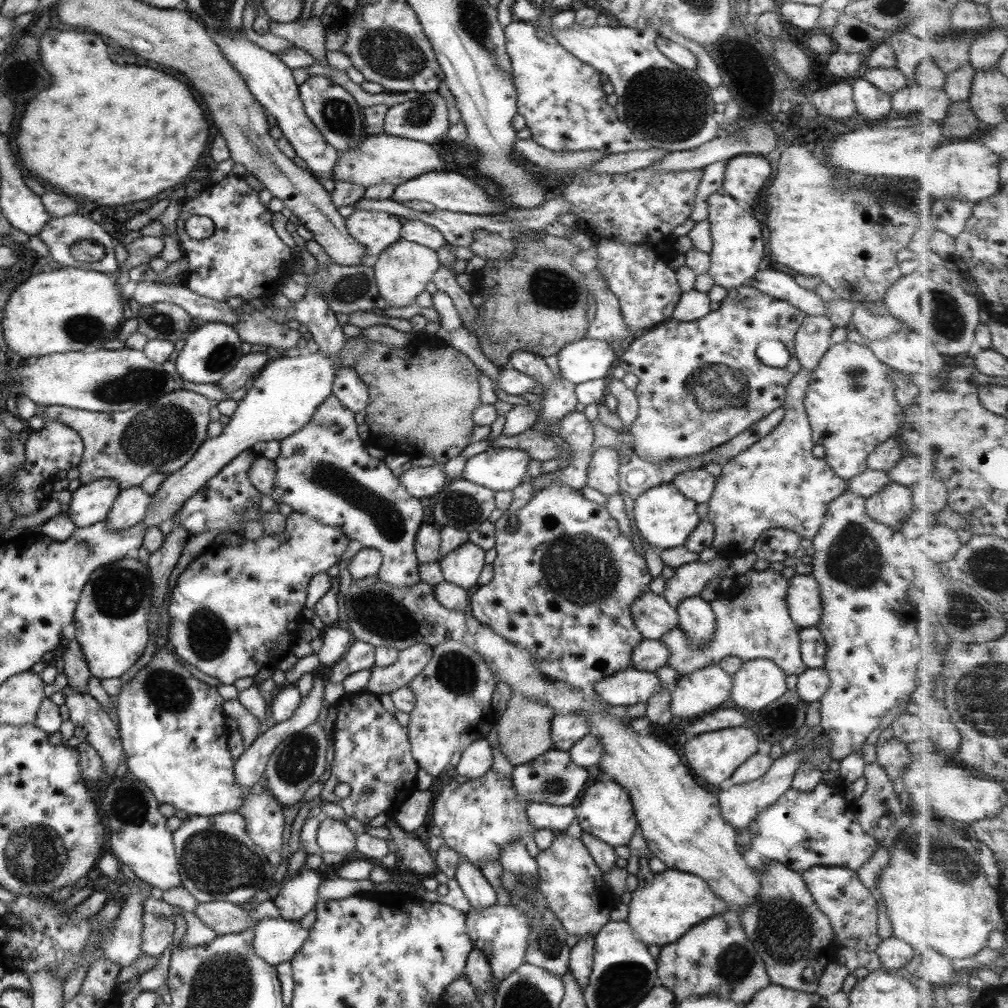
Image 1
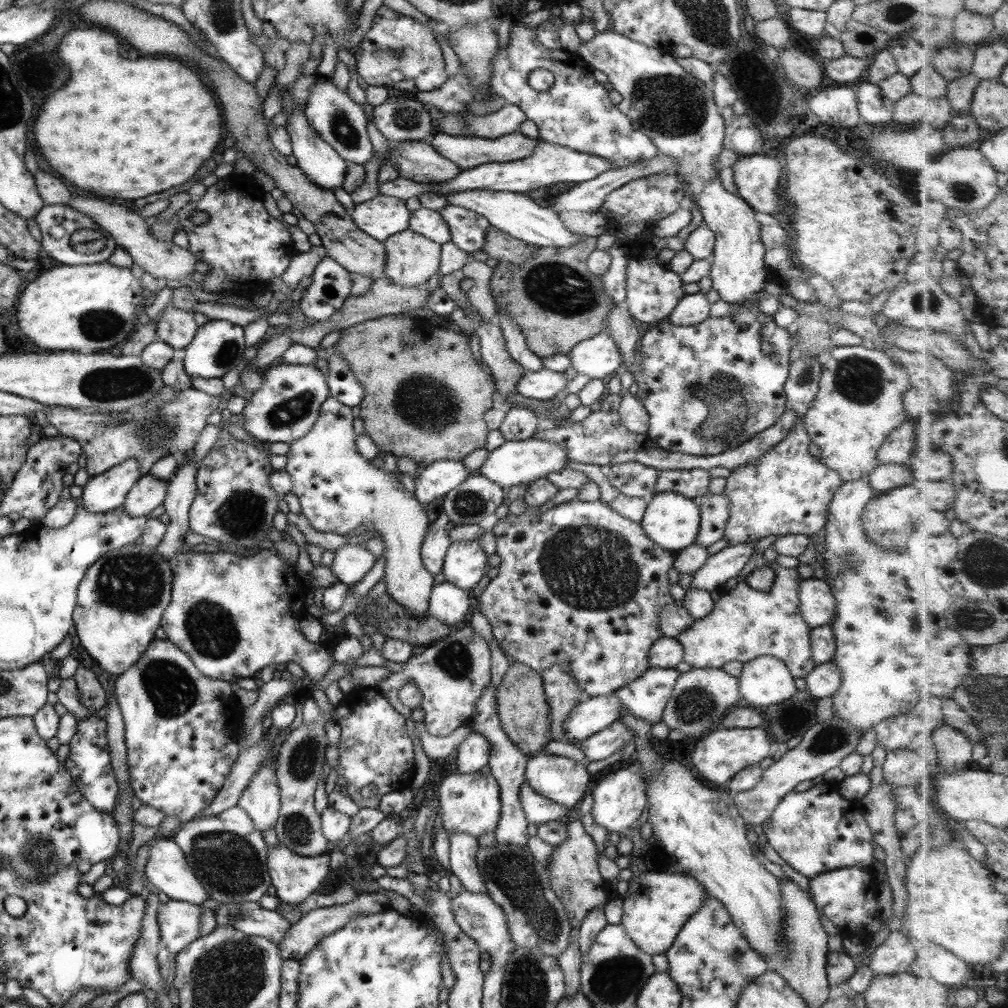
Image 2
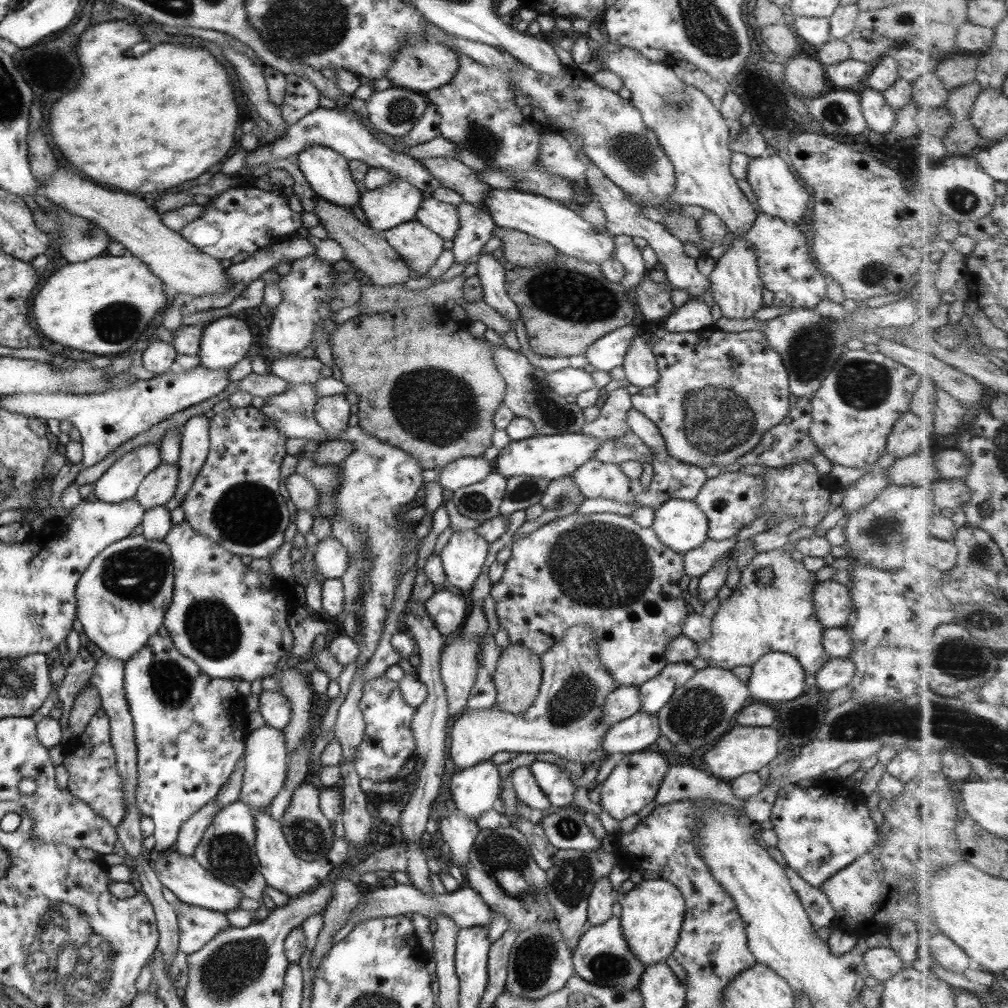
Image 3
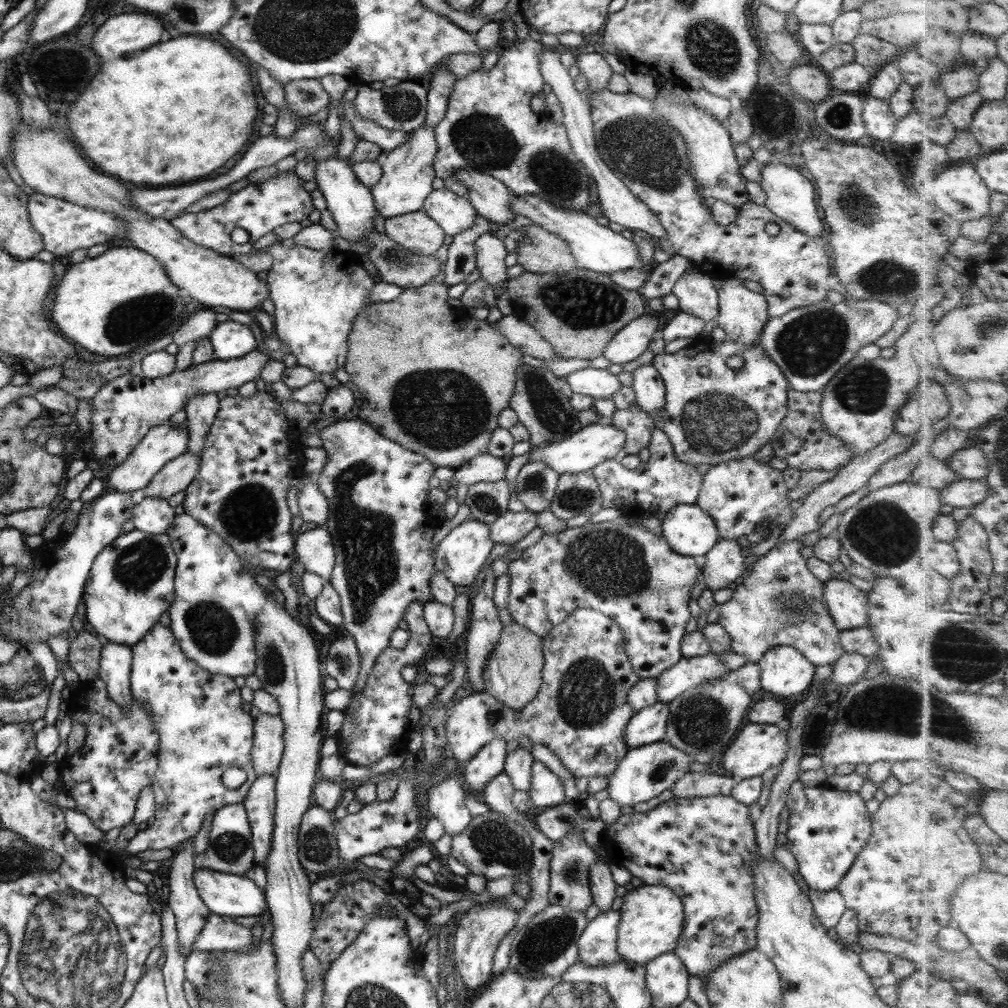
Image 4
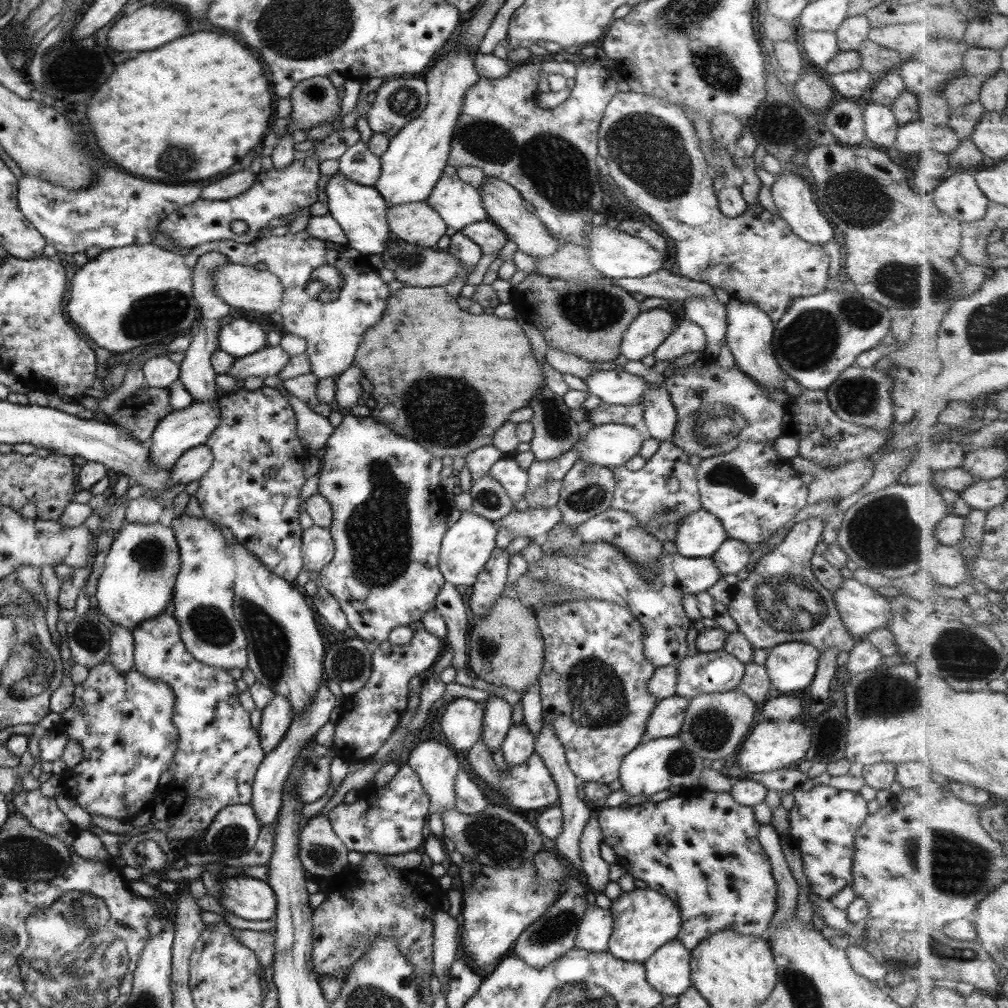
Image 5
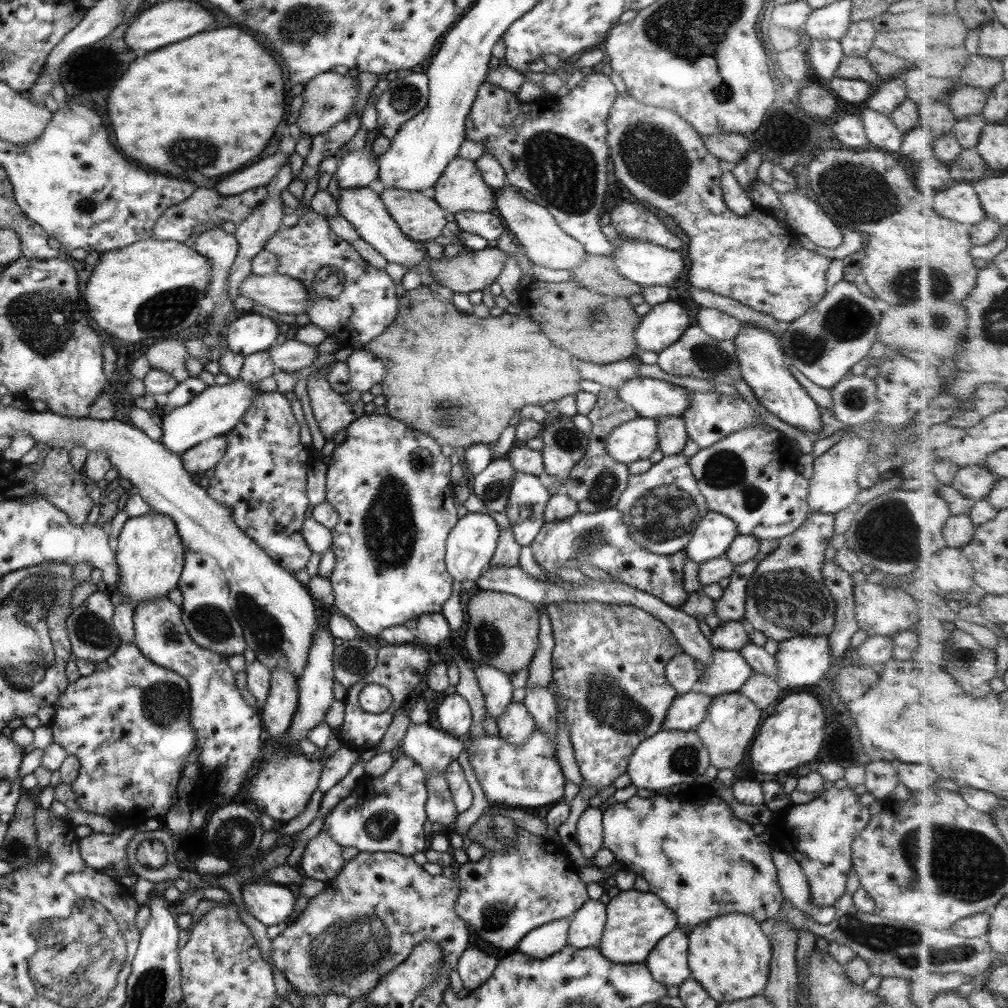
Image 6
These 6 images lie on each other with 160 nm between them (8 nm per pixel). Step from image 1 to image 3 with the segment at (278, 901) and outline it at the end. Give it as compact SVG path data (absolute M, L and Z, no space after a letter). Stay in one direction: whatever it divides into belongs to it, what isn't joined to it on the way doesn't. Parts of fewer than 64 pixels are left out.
M251 808L254 816L255 828L255 856L259 862L258 870L265 880L266 886L273 890L278 890L281 894L287 895L288 898L297 897L313 891L317 884L327 878L332 871L343 864L343 860L351 854L349 845L343 837L336 839L332 843L331 850L327 851L327 856L315 862L303 862L301 858L292 854L287 842L281 833L281 828L277 820L273 820L268 813L267 808Z

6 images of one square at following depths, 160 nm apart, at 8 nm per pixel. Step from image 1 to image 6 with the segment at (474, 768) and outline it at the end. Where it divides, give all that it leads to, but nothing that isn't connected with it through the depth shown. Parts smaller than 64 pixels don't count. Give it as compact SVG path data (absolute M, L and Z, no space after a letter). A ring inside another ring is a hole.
M593 600L575 602L575 601L559 601L551 602L544 606L547 618L551 625L551 631L553 636L553 648L551 651L551 680L554 682L554 696L556 696L556 706L558 710L562 710L562 716L564 716L564 725L569 735L569 742L573 749L573 756L577 763L580 775L583 777L584 784L579 786L578 793L570 801L569 807L571 811L569 816L565 819L563 824L560 824L556 830L556 835L560 839L560 845L576 844L576 822L579 815L588 807L587 800L595 796L599 790L603 792L606 786L612 784L613 780L620 774L626 772L626 766L629 760L629 756L633 752L633 749L647 737L655 734L661 729L661 723L664 719L665 711L670 705L671 700L677 695L674 688L669 682L666 682L664 677L665 663L675 654L679 652L679 646L677 640L673 638L669 629L659 622L654 616L651 616L648 612L635 608L631 605L618 605L618 604L605 604L601 602L595 602ZM455 692L439 698L435 716L440 730L449 736L458 737L469 732L472 719L469 705Z

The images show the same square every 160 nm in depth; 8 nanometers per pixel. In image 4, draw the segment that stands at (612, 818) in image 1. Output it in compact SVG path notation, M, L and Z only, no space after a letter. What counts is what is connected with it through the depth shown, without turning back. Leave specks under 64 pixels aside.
M662 740L646 744L639 748L628 749L617 764L617 768L607 779L608 797L618 806L633 806L637 802L647 802L663 790L667 790L677 779L688 770L687 764L693 762L693 757Z

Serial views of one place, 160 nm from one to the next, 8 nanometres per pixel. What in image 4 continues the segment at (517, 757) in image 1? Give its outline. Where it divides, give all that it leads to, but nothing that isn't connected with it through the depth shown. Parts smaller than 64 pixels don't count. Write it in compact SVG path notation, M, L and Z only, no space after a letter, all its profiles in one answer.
M511 621L508 626L502 628L499 641L488 656L482 674L483 691L501 704L518 711L531 702L540 689L543 663L541 639Z

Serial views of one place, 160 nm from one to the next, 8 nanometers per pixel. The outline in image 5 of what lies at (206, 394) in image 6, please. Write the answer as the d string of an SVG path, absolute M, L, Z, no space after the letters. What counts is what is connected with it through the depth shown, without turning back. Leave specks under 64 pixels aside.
M209 401L209 403L191 403L191 406L183 410L172 410L172 412L159 420L155 430L151 434L151 444L147 447L148 460L154 468L171 468L173 463L182 452L188 451L194 446L204 444L207 436L213 432L213 428L219 424L219 403Z

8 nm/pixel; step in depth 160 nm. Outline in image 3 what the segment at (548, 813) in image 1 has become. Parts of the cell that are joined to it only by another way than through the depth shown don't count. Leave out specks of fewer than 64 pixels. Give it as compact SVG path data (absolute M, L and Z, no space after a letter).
M520 766L511 771L511 782L516 799L533 810L551 808L548 798L541 792L528 766Z

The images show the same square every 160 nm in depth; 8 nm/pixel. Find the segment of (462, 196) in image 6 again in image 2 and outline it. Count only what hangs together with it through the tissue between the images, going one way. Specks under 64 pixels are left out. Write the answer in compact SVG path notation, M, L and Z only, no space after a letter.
M420 207L411 212L408 218L408 229L439 245L450 241L447 224L437 210Z

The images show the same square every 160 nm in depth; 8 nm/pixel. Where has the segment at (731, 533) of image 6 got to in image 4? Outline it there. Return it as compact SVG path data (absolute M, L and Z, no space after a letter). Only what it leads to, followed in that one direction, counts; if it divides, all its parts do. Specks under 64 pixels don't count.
M679 504L660 520L659 534L673 552L703 558L717 542L714 520L695 504Z

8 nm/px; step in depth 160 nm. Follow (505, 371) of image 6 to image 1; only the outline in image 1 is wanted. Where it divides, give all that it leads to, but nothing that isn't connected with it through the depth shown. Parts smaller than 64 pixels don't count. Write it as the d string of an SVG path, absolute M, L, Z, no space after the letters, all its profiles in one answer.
M421 333L418 335L413 335L409 343L398 348L384 345L383 343L373 342L368 340L365 346L365 353L361 353L355 363L353 363L353 369L357 373L359 380L363 382L363 385L367 388L368 393L368 404L364 408L365 413L365 422L369 427L369 436L366 441L366 444L370 446L378 447L379 450L382 450L386 455L387 454L406 454L411 458L417 458L417 456L427 456L427 458L433 458L434 462L440 465L446 463L451 457L459 455L461 450L465 448L467 441L469 441L469 434L471 434L471 428L474 427L471 423L471 414L475 411L475 408L479 407L481 402L479 400L479 384L478 384L478 375L479 370L463 355L461 352L454 350L451 346L448 346L441 339L426 340L422 338Z

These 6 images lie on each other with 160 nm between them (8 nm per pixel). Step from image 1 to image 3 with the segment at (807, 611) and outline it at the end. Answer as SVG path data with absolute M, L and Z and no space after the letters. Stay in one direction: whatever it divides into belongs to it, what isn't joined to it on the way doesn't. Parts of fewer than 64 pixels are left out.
M831 579L819 581L811 597L816 619L825 628L842 628L851 612L849 589Z

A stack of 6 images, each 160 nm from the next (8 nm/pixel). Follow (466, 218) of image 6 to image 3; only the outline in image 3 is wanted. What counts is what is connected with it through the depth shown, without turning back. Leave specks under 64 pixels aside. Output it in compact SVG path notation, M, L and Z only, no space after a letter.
M491 253L481 255L474 262L477 265L477 278L482 288L482 301L490 306L496 314L500 314L510 324L515 326L518 310L515 303L507 296L504 287L505 269Z

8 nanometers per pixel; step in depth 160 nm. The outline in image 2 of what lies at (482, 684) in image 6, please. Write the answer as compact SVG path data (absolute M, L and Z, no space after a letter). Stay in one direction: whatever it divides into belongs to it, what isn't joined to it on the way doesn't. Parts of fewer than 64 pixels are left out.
M490 773L450 774L440 782L435 794L439 802L437 816L448 835L463 833L478 839L483 833L494 833L501 809L498 786Z

